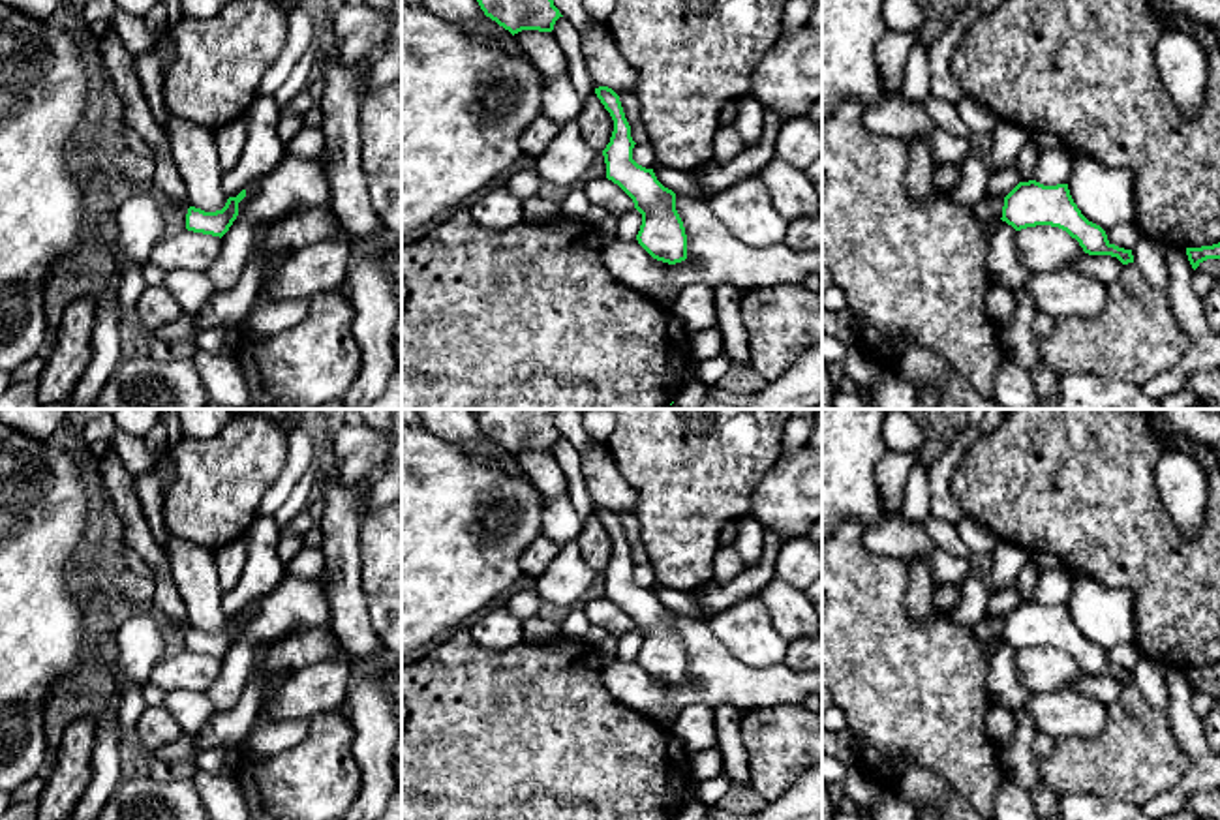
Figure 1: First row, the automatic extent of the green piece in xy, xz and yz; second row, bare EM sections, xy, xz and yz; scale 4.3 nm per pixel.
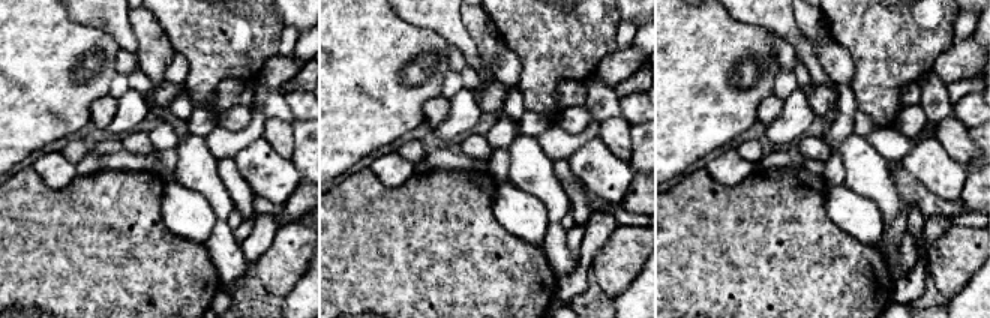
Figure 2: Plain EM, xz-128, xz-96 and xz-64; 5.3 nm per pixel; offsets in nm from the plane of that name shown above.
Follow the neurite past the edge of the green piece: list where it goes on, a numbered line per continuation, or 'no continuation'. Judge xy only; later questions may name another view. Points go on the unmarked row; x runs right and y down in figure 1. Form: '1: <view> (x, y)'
no continuation

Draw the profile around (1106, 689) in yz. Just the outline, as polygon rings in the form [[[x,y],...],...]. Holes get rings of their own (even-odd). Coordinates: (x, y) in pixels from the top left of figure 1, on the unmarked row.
[[[1087,674],[1066,687],[1075,689],[1092,698],[1098,698],[1104,706],[1107,706],[1121,694],[1124,685],[1117,677],[1111,677],[1111,676]]]

